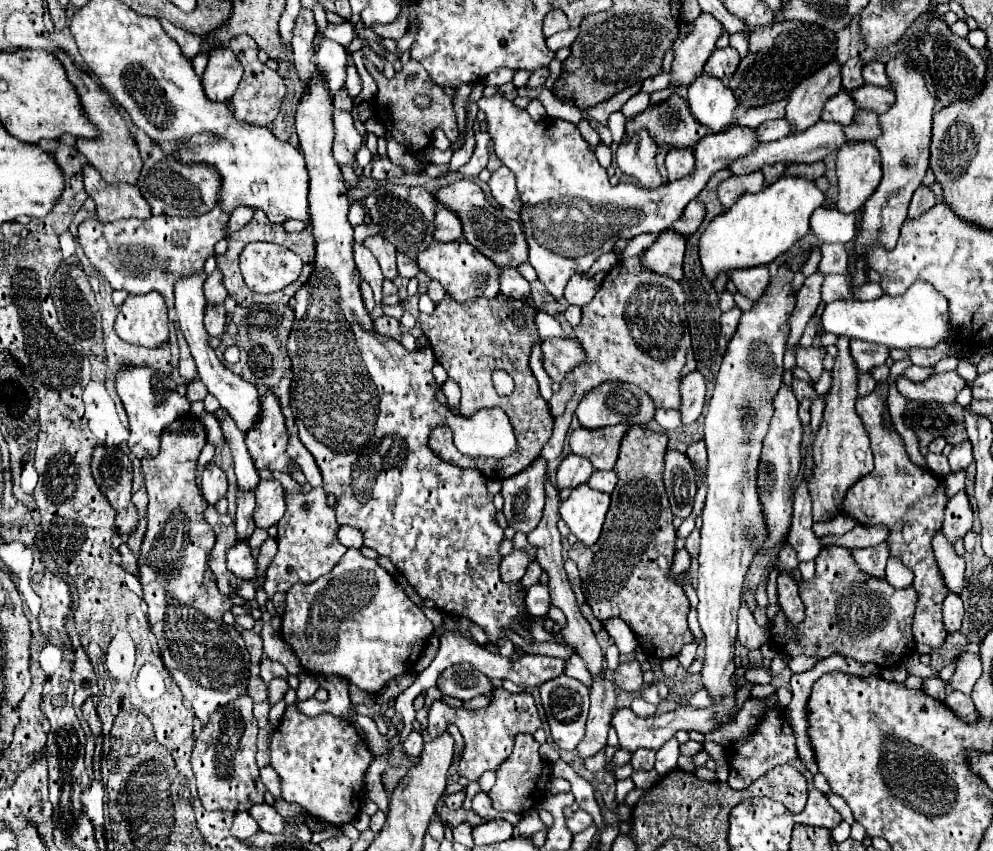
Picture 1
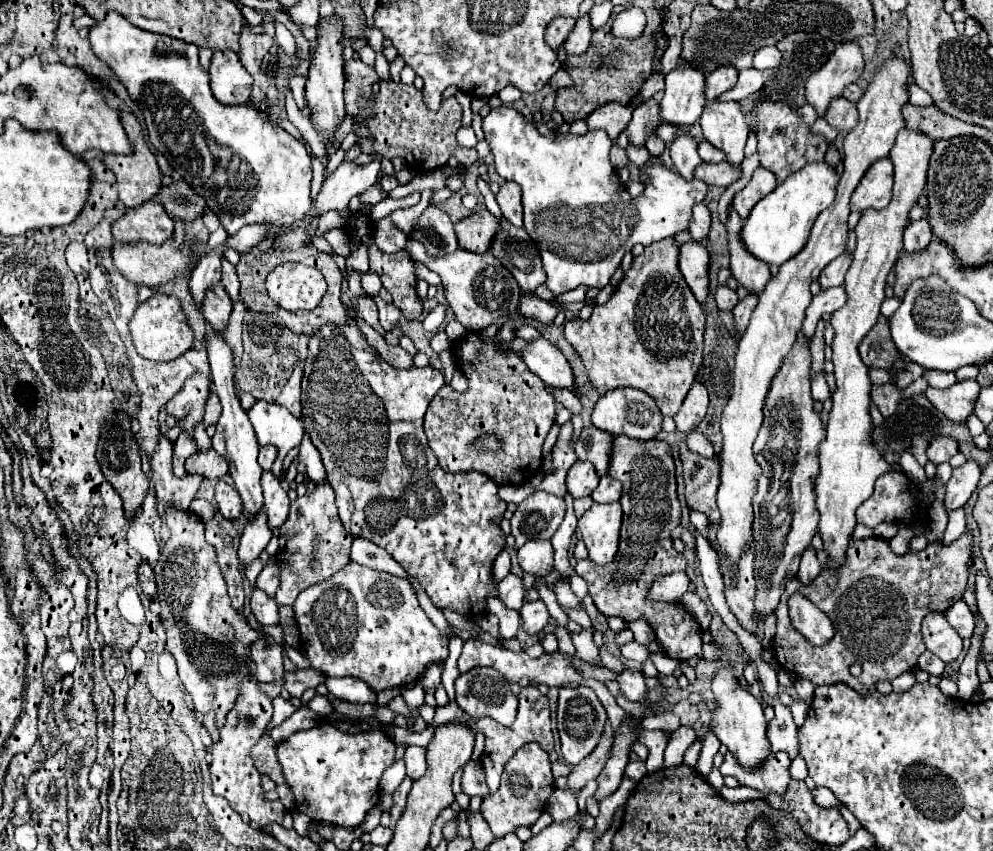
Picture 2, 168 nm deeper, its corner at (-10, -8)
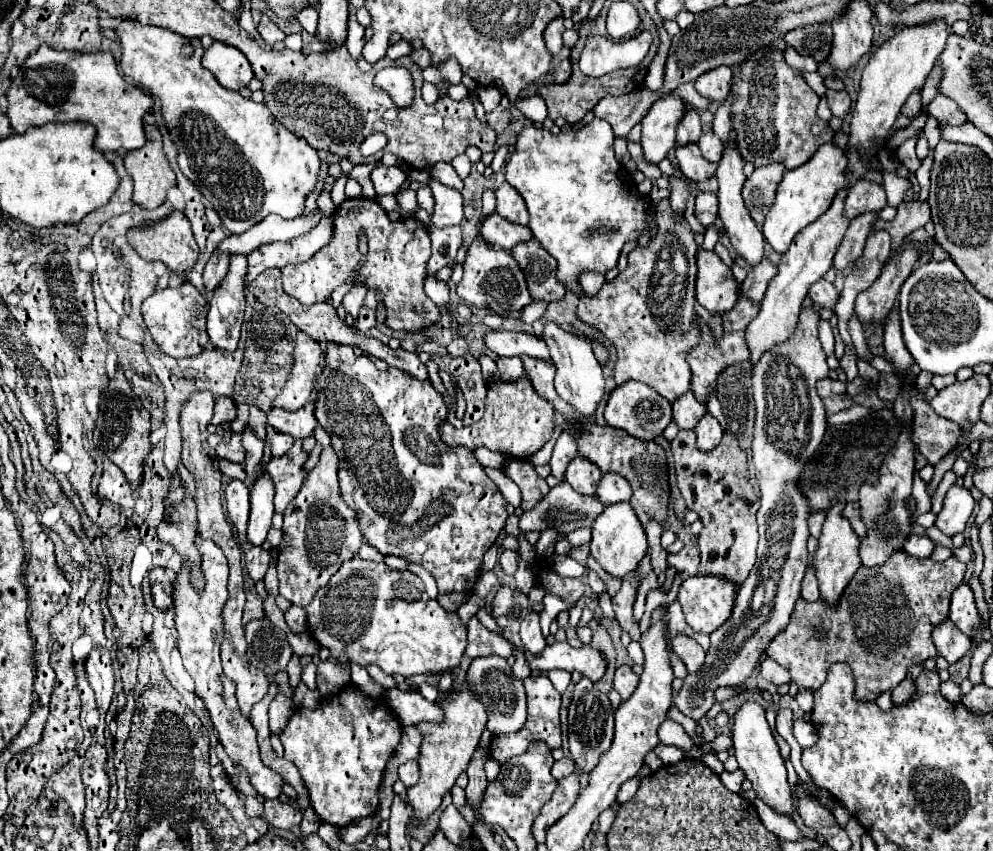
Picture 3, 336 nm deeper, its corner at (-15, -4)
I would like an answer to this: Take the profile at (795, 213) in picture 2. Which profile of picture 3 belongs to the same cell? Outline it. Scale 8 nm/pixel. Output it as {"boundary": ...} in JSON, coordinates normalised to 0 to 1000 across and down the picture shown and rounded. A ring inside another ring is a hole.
{"boundary":[[[841,167],[825,172],[821,183],[817,183],[817,188],[813,188],[809,195],[805,195],[801,200],[791,202],[791,207],[782,221],[780,240],[776,242],[772,259],[768,263],[768,277],[778,289],[780,296],[791,298],[795,287],[799,284],[801,275],[805,270],[809,270],[813,263],[821,261],[829,249],[833,249],[833,244],[837,242],[837,237],[845,223],[855,221],[853,202],[855,202],[853,179],[845,172],[841,172]]]}

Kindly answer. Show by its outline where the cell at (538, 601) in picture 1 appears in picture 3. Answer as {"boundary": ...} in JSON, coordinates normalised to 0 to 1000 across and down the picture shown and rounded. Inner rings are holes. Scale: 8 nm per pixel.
{"boundary":[[[533,719],[527,731],[525,731],[525,754],[527,754],[527,764],[537,769],[537,771],[543,771],[549,761],[549,747],[545,745],[545,736],[543,736],[543,722],[539,719]]]}

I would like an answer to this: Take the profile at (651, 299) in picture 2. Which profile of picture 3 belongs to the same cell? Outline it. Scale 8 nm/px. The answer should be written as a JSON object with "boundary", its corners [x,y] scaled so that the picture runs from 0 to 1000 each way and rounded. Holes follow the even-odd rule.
{"boundary":[[[672,233],[662,237],[660,263],[662,263],[662,277],[654,282],[652,289],[644,289],[633,296],[631,315],[625,317],[619,329],[609,331],[599,348],[593,350],[591,345],[587,345],[583,350],[581,371],[593,383],[601,385],[619,404],[621,451],[627,451],[631,447],[644,447],[656,454],[674,472],[680,472],[682,465],[686,465],[688,461],[696,456],[696,435],[690,423],[690,416],[692,411],[700,409],[700,404],[704,404],[704,388],[698,383],[698,371],[700,371],[698,357],[702,355],[700,353],[700,322],[702,322],[700,301],[704,289],[698,282],[696,266],[690,259],[680,261],[680,249],[676,249],[676,240],[672,240]]]}

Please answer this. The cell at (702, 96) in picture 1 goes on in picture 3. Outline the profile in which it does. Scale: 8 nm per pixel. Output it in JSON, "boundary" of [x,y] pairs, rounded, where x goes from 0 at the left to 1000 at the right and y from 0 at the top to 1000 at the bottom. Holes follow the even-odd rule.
{"boundary":[[[736,155],[736,169],[734,174],[730,176],[728,181],[728,188],[724,190],[724,197],[720,202],[722,212],[724,212],[724,256],[728,261],[728,268],[730,268],[730,275],[734,277],[736,287],[740,289],[742,298],[748,301],[752,306],[754,313],[760,313],[768,301],[770,301],[770,280],[766,275],[766,270],[760,266],[760,261],[756,259],[750,240],[748,240],[748,233],[746,233],[746,221],[748,221],[748,214],[750,214],[750,204],[748,204],[748,188],[746,188],[746,181],[740,172],[740,160]]]}

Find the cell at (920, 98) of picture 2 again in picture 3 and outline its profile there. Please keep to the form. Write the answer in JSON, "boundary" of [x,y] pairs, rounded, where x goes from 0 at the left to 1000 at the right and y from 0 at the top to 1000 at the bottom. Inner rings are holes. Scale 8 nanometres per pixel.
{"boundary":[[[944,110],[944,115],[936,122],[936,134],[946,143],[946,146],[972,146],[976,143],[972,132],[968,132],[968,127],[964,127],[962,118]]]}

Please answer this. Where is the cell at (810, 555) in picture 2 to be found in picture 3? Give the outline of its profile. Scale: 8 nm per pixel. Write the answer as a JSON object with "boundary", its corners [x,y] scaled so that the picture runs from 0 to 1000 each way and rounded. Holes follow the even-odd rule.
{"boundary":[[[815,667],[813,675],[811,675],[811,679],[809,679],[809,686],[807,686],[807,703],[813,705],[813,707],[825,705],[825,691],[823,691],[823,679],[821,679],[819,667]]]}

